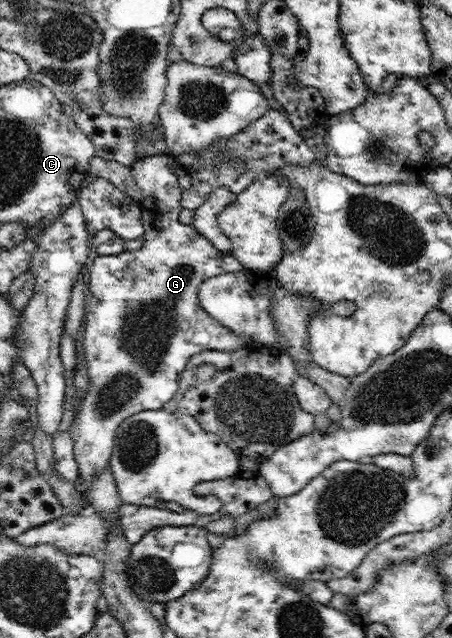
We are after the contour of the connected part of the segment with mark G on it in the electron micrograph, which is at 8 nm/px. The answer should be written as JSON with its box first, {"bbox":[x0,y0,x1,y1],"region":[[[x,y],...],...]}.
{"bbox":[69,153,251,507],"region":[[[168,153],[158,154],[138,159],[131,166],[133,178],[143,194],[140,207],[143,210],[144,246],[120,257],[98,256],[90,269],[83,347],[91,384],[69,429],[74,435],[74,454],[80,474],[78,491],[82,507],[88,503],[89,480],[109,465],[116,430],[125,418],[137,412],[164,408],[164,404],[177,394],[180,373],[195,354],[211,350],[238,350],[251,344],[247,338],[236,336],[229,328],[209,316],[200,304],[199,287],[207,279],[224,272],[240,272],[244,267],[230,252],[215,248],[192,224],[186,225],[178,221],[178,214],[182,210],[182,187],[171,159]]]}

